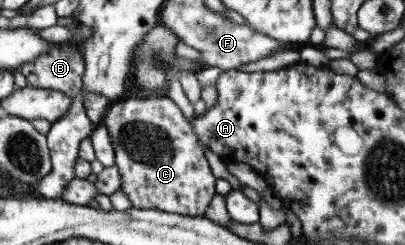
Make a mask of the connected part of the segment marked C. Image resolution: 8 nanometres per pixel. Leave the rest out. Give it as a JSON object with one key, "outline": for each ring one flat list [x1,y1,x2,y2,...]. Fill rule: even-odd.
{"outline":[[129,96,114,101,103,123,115,148,115,164,121,176,120,189,134,208,189,217,204,215,216,194,216,178,198,135,169,96]]}

